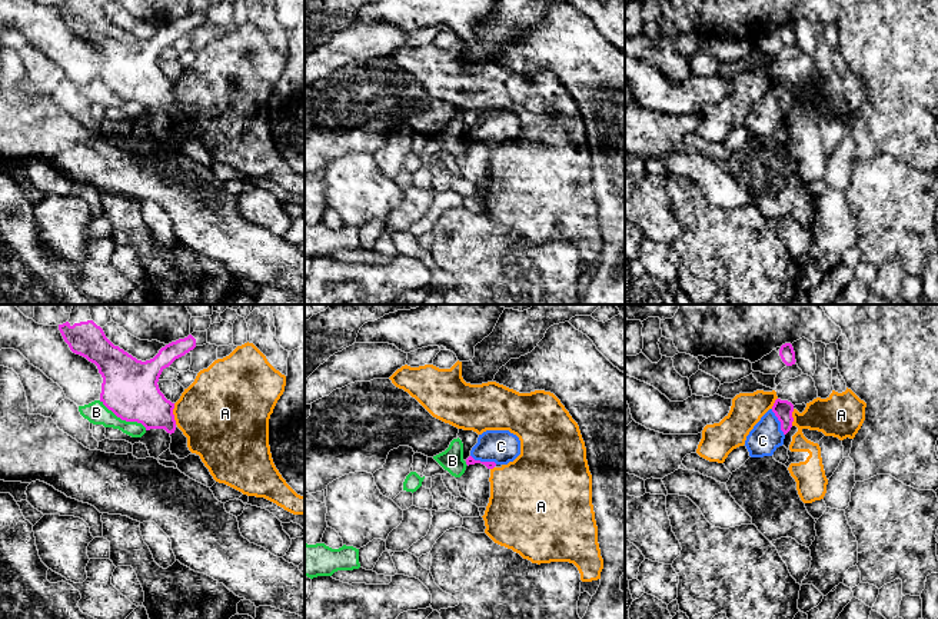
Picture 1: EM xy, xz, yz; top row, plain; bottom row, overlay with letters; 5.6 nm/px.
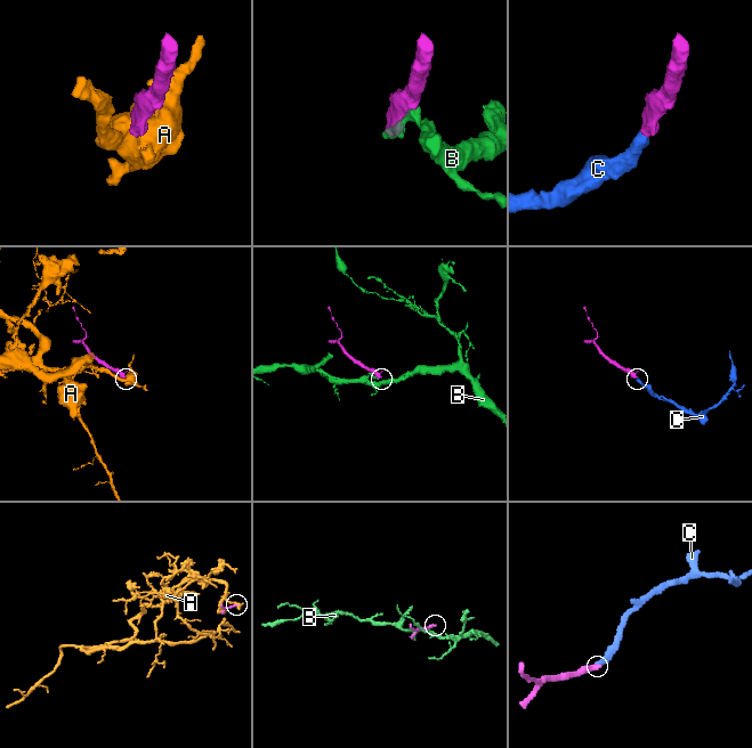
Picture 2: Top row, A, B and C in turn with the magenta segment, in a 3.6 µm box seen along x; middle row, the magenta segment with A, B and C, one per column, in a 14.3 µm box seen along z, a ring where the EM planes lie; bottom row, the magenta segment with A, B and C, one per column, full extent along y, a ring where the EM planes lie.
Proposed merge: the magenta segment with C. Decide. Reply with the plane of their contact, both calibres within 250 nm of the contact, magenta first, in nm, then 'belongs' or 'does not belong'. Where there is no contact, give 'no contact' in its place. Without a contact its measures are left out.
meets magenta in xz; 50 nm thick on the magenta side, 190 nm on the other; belongs

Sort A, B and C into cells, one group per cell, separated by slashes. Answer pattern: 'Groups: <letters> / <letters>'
Groups: A / B / C

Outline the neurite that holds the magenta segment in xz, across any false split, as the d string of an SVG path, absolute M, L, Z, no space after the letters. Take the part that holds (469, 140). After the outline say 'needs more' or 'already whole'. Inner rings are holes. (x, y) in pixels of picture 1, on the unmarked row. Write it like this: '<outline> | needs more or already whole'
M486 110L478 117L466 144L482 143L488 149L508 144L520 134L520 120L509 110Z | needs more

